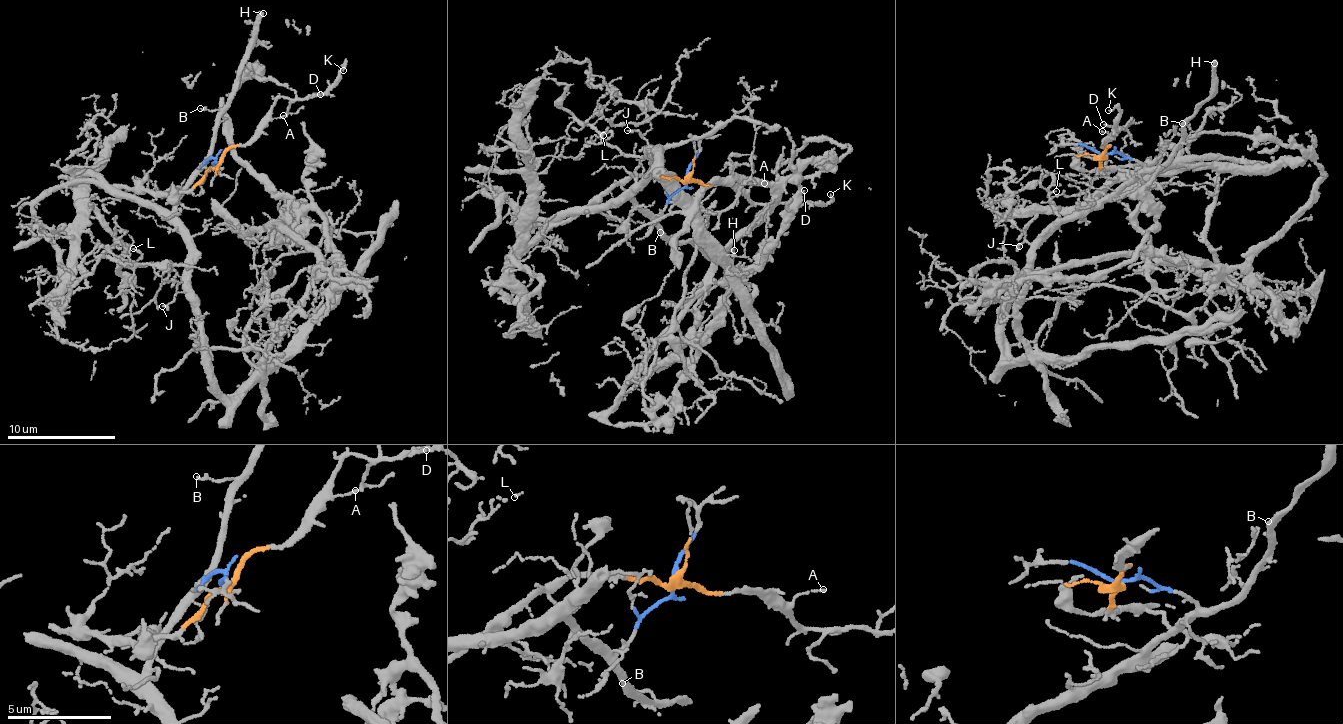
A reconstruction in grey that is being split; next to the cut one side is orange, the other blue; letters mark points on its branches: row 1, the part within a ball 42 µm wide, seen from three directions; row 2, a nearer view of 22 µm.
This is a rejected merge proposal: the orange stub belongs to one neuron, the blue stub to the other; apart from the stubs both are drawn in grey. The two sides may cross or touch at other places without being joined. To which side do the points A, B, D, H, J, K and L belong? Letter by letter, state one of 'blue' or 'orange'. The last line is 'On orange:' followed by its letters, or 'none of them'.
A: orange
B: blue
D: orange
H: blue
J: blue
K: orange
L: blue
On orange: A, D, K

